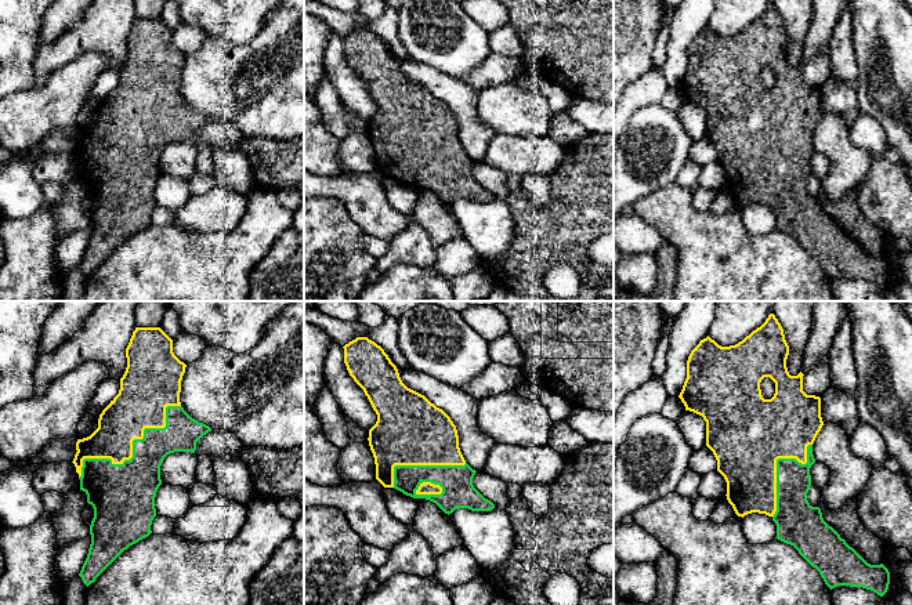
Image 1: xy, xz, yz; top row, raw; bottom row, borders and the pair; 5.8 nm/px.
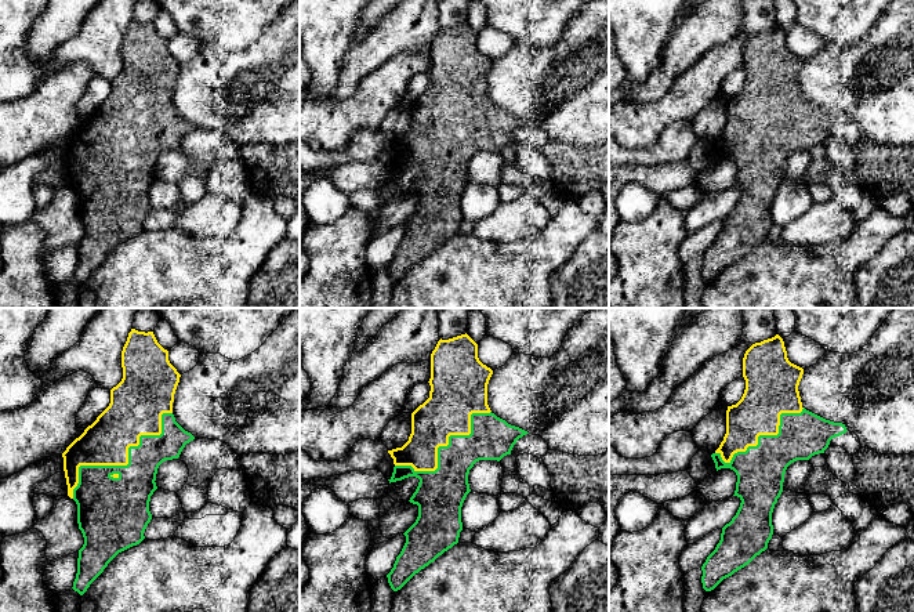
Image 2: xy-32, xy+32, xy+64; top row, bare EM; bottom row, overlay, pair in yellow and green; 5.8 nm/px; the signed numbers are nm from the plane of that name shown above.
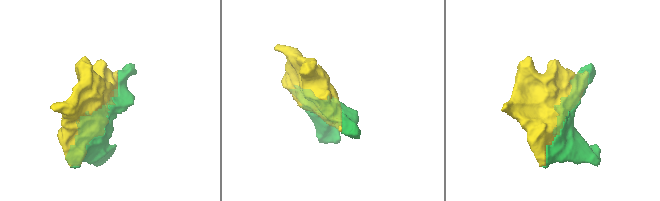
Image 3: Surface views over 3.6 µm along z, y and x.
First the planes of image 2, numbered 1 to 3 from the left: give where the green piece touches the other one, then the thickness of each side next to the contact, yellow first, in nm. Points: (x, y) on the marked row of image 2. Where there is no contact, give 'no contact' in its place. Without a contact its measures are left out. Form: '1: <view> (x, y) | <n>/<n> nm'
1: xy-32 (127, 463) | 280/320 nm
2: xy+32 (445, 445) | 280/260 nm
3: xy+64 (762, 434) | 280/280 nm

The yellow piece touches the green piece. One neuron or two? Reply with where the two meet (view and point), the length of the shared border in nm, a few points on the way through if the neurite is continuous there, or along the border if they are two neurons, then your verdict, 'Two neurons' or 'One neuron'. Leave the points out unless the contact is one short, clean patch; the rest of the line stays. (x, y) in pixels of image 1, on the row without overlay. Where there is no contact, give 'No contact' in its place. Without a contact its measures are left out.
Touches yellow at xy (131, 137). Shared border 700 nm. One neuron

